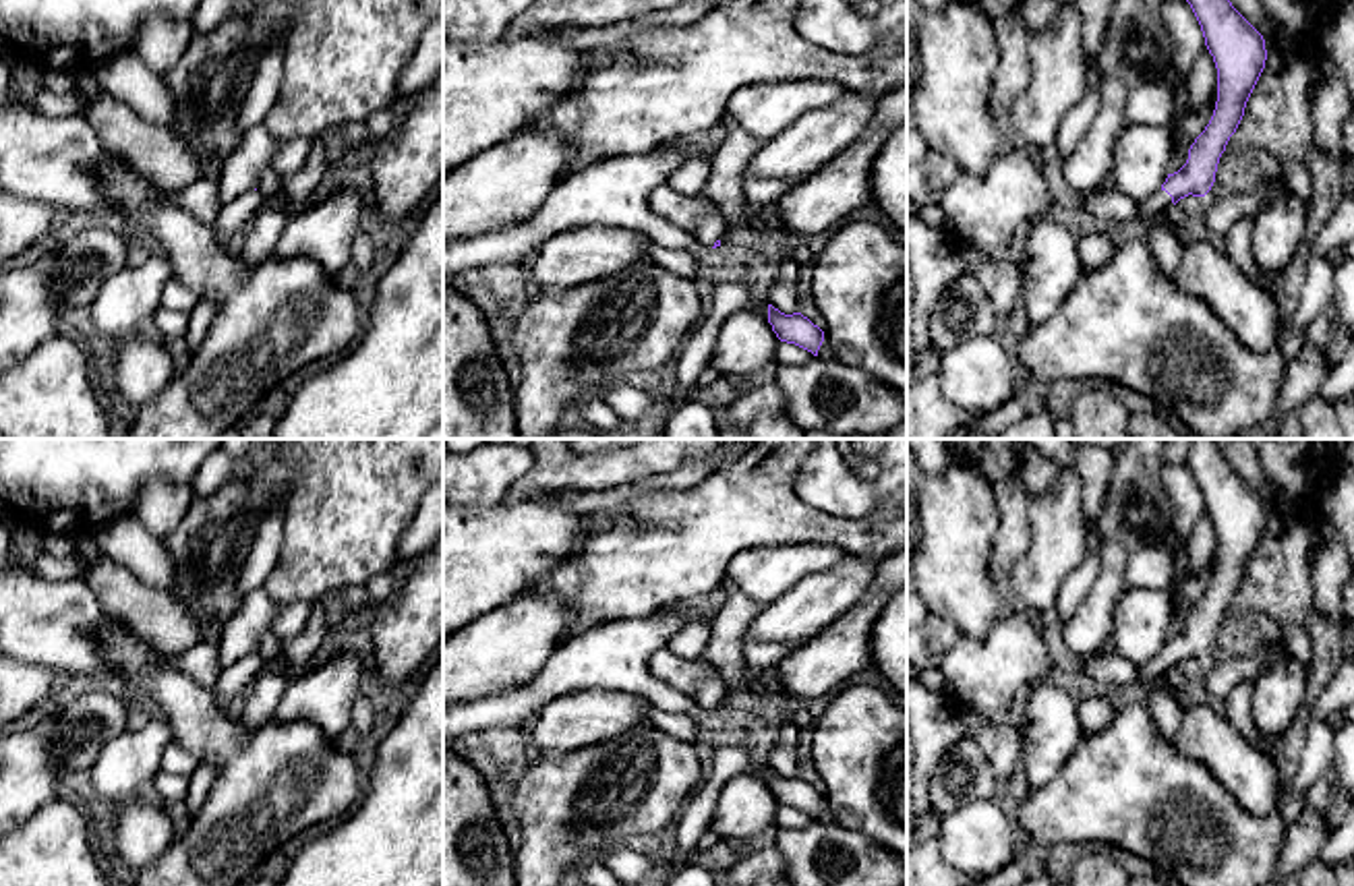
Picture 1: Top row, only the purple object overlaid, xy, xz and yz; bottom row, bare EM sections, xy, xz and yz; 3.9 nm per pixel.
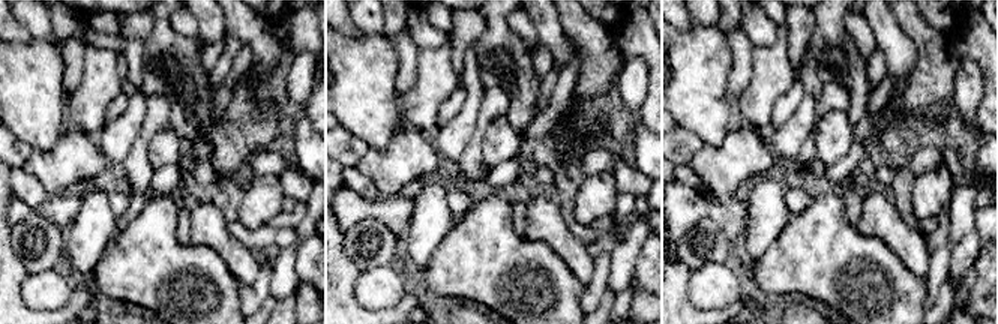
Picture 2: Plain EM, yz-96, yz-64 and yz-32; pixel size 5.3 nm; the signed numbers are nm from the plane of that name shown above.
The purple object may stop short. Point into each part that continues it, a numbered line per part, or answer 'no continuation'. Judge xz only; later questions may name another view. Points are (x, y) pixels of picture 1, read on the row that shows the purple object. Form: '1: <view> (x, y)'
1: xz (709, 228)

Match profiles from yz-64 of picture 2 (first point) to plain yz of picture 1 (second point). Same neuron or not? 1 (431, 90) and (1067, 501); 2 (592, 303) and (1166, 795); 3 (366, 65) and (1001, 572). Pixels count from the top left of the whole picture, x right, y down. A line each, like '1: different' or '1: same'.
1: same
2: different
3: different

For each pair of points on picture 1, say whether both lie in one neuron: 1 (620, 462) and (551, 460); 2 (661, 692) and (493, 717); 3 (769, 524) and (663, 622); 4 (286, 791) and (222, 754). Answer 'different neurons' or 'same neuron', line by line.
1: same neuron
2: same neuron
3: different neurons
4: same neuron

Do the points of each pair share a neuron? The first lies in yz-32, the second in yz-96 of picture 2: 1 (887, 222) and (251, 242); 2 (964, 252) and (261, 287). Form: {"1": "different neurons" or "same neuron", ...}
{"1": "different neurons", "2": "different neurons"}

